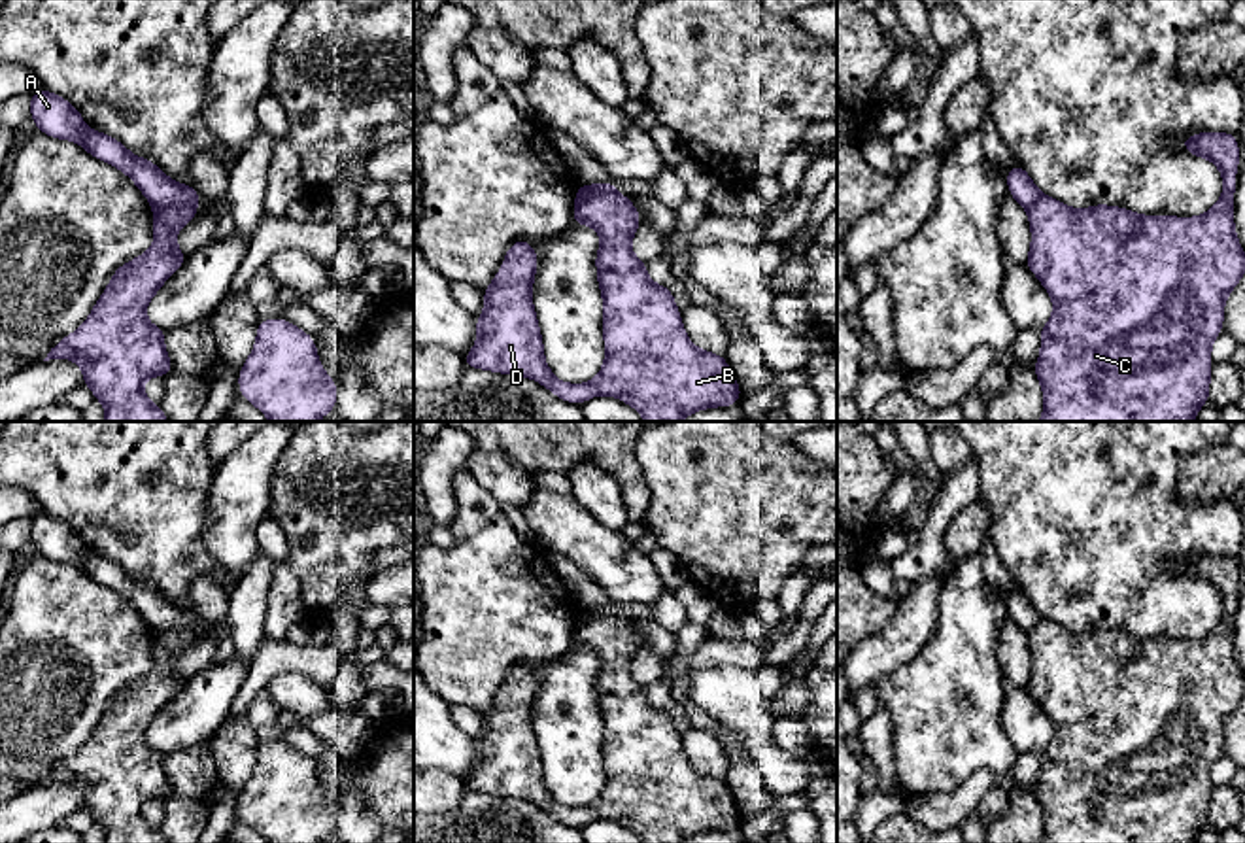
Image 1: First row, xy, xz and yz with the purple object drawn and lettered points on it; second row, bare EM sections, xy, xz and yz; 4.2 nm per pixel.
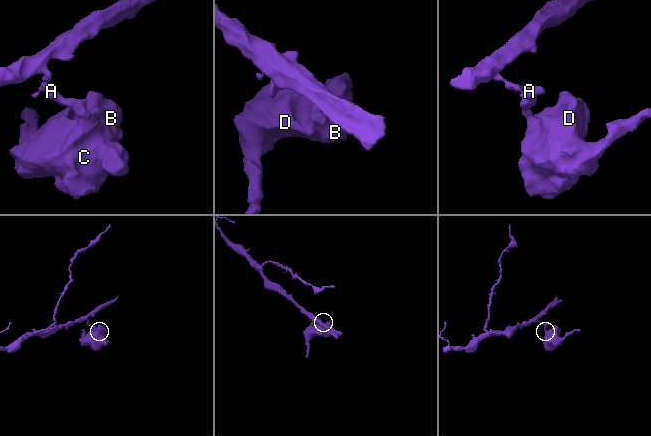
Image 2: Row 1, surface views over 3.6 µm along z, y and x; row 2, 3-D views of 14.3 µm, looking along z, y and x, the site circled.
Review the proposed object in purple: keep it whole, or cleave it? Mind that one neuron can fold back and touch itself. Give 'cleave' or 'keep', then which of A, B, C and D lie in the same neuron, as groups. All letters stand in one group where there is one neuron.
cleave; groups A / B C D

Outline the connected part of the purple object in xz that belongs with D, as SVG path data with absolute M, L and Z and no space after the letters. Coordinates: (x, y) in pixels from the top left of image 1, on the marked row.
M591 193L574 198L571 223L593 227L601 234L595 267L603 295L605 363L591 382L561 382L544 361L544 342L533 308L533 278L538 270L538 257L533 244L523 238L506 249L493 284L482 289L486 310L482 316L474 316L478 336L476 346L463 355L465 369L527 376L574 404L584 404L595 395L618 397L639 410L646 422L680 422L697 410L739 403L742 389L725 357L690 342L671 289L654 284L648 278L646 263L633 255L631 238L640 221L631 198L620 193Z

